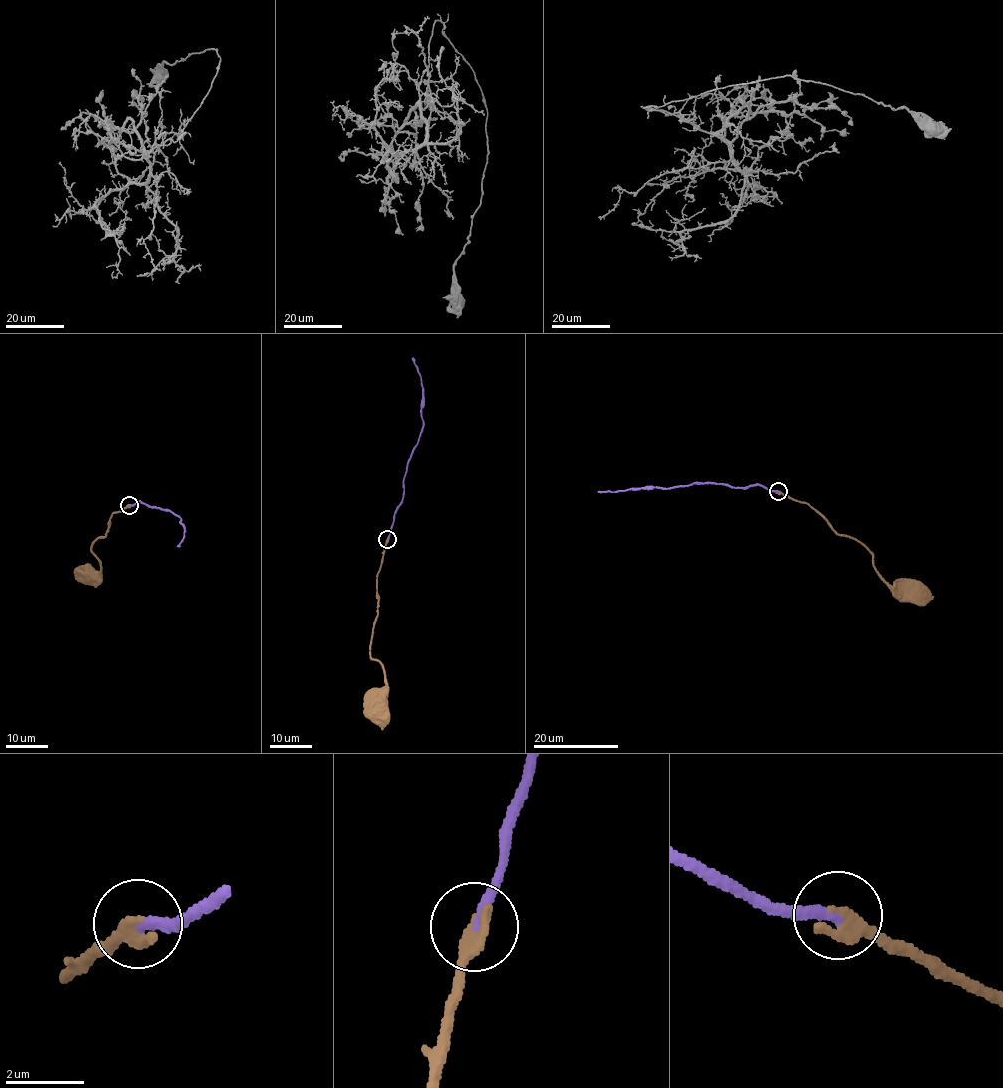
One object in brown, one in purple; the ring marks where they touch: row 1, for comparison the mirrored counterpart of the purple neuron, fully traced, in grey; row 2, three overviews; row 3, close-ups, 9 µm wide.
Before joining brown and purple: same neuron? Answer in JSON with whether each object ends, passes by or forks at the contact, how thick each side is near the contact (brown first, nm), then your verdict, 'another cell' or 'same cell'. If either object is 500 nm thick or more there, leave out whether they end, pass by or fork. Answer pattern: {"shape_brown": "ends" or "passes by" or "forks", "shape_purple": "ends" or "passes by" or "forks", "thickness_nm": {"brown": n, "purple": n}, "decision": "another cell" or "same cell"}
{"shape_brown": "ends", "shape_purple": "ends", "thickness_nm": {"brown": 360, "purple": 240}, "decision": "same cell"}

